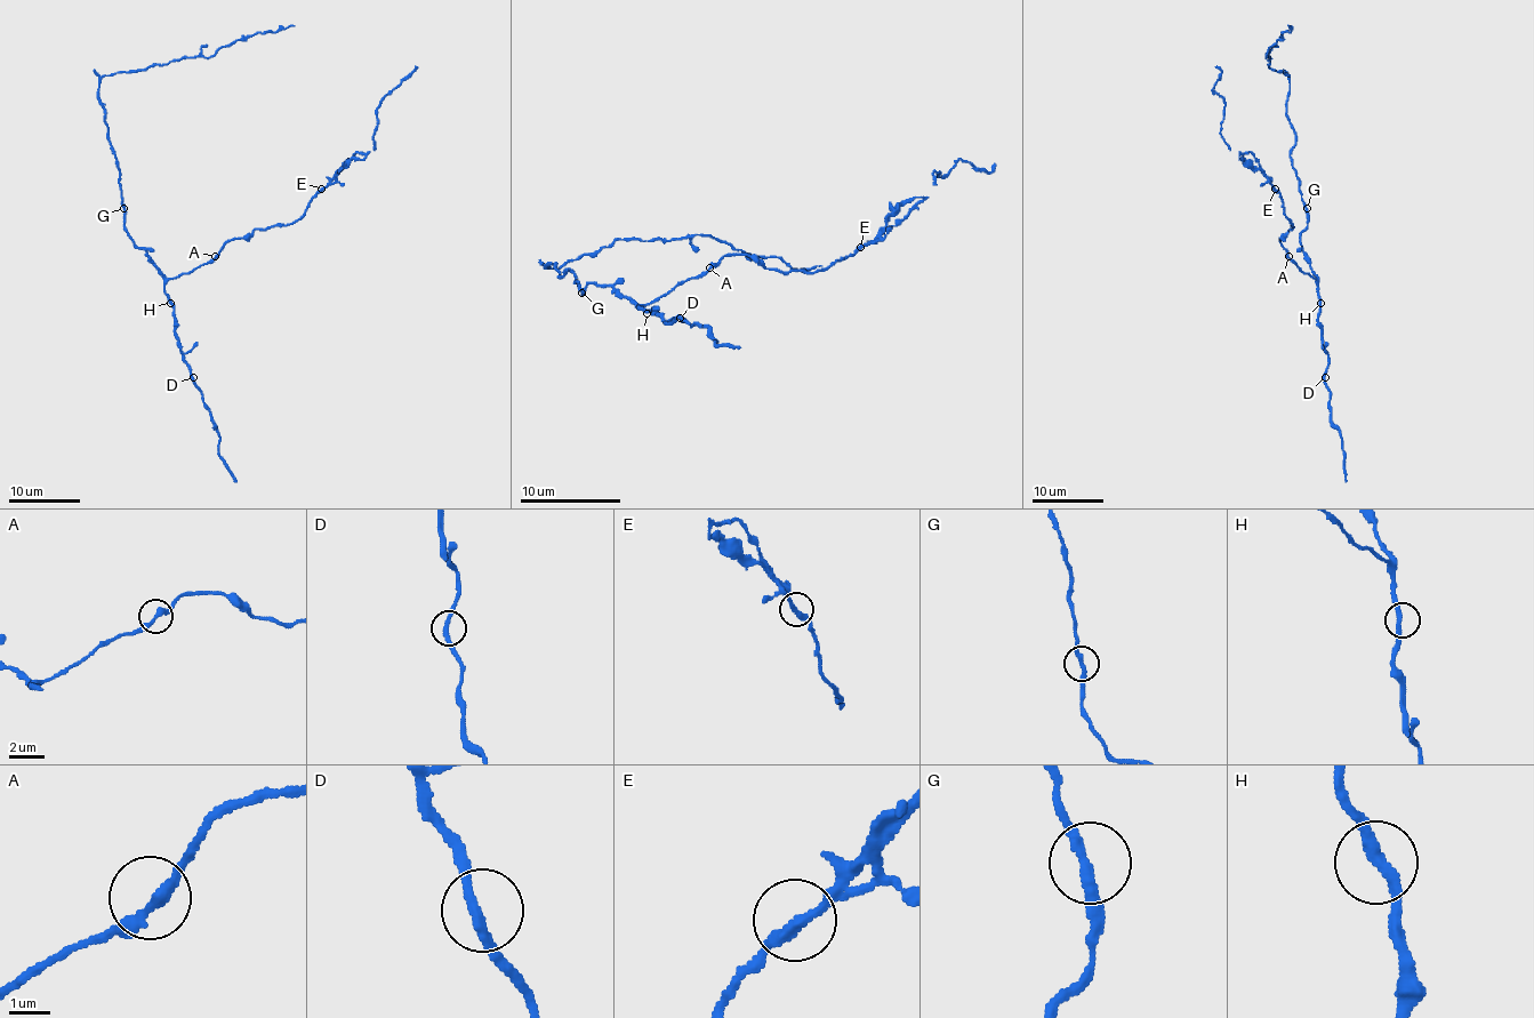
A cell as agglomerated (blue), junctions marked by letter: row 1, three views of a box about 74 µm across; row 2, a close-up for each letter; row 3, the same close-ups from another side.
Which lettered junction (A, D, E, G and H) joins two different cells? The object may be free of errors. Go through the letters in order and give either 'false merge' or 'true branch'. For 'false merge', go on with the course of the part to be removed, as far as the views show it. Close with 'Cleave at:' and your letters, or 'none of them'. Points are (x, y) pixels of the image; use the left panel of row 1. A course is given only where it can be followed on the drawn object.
A: true branch
D: true branch
E: false merge; foreign part runs (321, 189), (352, 159), (362, 159), (368, 151)
G: true branch
H: true branch
Cleave at: E

